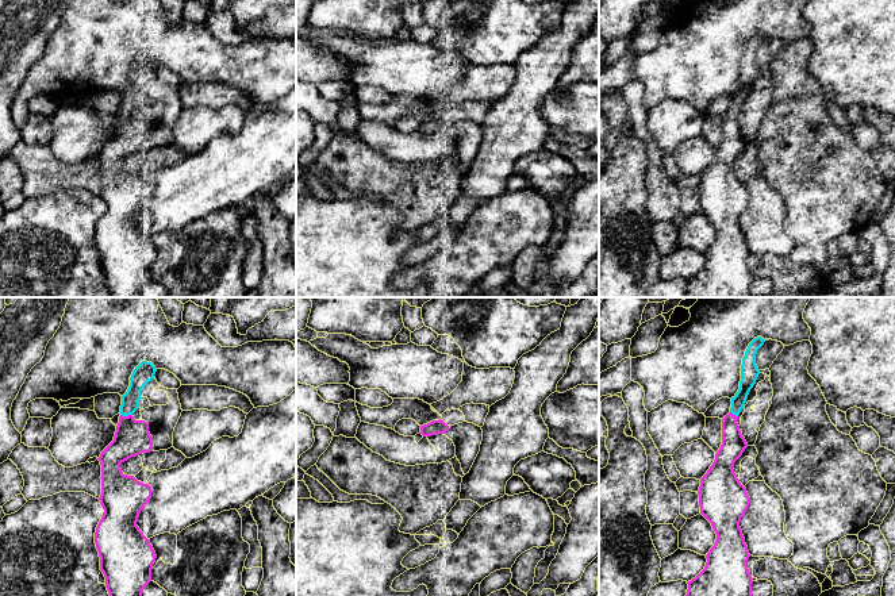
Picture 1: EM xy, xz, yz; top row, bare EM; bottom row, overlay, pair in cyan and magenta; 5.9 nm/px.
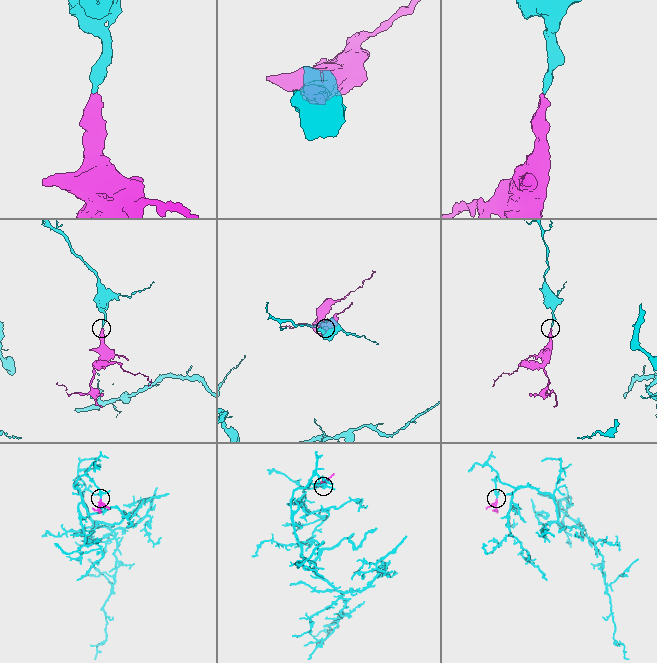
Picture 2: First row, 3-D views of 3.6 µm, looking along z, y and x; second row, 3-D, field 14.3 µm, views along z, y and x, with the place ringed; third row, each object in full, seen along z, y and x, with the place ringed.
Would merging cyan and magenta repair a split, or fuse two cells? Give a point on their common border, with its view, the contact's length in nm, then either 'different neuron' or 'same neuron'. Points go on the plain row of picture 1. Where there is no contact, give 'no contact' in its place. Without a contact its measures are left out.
xy (126, 112) | 70 nm | same neuron

